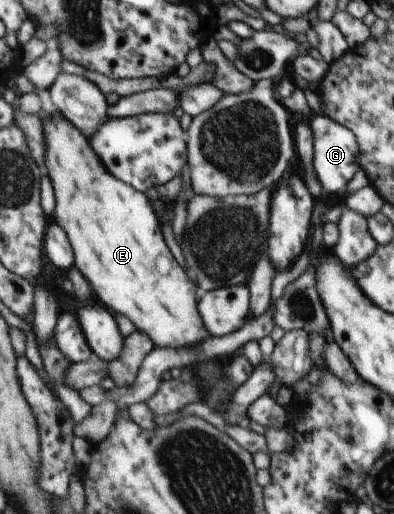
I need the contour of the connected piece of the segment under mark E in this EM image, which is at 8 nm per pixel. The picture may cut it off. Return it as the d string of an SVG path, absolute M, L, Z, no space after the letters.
M59 110L52 115L47 115L42 123L45 137L45 173L52 182L55 180L53 184L57 202L55 220L65 230L73 246L75 266L89 280L97 298L105 306L109 306L119 314L129 316L135 322L135 326L143 334L147 334L157 346L173 344L173 348L183 348L183 346L191 346L193 340L195 344L201 342L205 338L205 328L197 312L195 284L187 278L185 270L171 256L149 198L144 192L115 178L93 150L87 134L81 132Z

